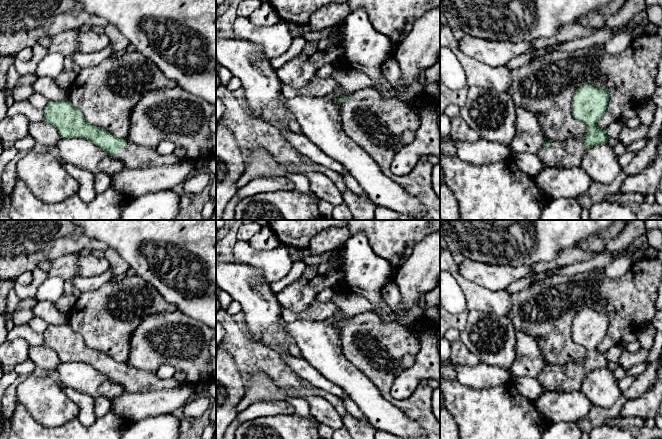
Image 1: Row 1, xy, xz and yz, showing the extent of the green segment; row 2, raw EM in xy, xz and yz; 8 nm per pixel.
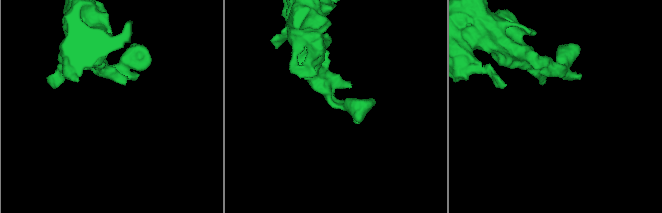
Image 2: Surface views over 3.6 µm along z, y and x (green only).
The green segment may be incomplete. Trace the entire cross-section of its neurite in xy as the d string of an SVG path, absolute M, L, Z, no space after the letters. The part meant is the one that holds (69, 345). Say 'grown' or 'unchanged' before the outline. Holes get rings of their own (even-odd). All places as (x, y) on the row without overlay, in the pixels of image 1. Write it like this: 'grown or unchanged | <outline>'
grown | M68 324L61 325L49 325L43 333L44 342L43 346L54 350L61 362L82 362L90 365L98 370L103 375L108 376L114 382L120 384L126 392L130 393L142 393L152 390L171 389L181 386L174 377L170 379L161 379L156 375L156 372L141 371L139 369L132 368L126 363L119 363L106 355L105 353L89 348L83 337Z

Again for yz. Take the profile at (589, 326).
grown | M586 307L578 311L572 321L572 339L587 351L583 362L547 364L536 377L544 391L581 391L587 375L599 368L606 368L609 360L598 350L606 335L609 317L604 311Z

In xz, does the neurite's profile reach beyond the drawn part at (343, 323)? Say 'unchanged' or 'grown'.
grown

